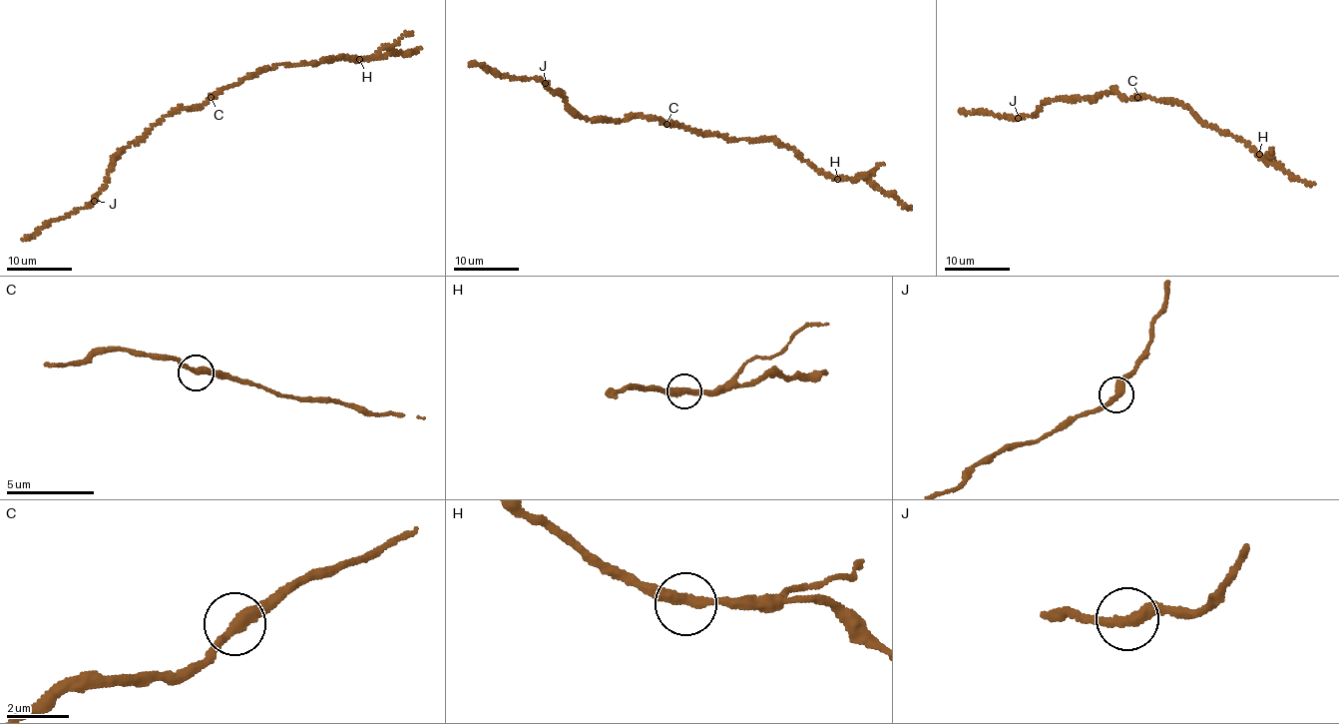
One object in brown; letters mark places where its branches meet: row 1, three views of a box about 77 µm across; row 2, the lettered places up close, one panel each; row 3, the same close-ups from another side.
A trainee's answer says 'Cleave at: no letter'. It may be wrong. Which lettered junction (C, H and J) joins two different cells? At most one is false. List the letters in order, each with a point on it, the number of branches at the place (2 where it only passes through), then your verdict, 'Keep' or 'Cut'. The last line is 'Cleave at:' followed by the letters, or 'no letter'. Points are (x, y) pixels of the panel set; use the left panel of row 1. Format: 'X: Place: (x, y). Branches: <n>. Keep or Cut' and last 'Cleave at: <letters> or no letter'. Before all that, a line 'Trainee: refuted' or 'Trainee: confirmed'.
Trainee: confirmed
C: Place: (211, 97). Branches: 2. Keep
H: Place: (359, 59). Branches: 2. Keep
J: Place: (94, 201). Branches: 2. Keep
Cleave at: no letter

